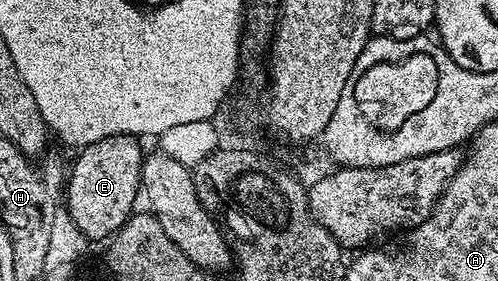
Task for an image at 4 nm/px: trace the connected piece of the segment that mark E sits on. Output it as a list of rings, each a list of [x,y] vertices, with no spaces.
[[[112,135],[91,145],[81,146],[79,153],[82,154],[75,159],[70,173],[68,171],[68,182],[64,187],[64,205],[70,216],[74,218],[74,222],[78,224],[78,228],[81,229],[82,236],[91,242],[102,240],[105,242],[113,238],[123,223],[135,212],[134,204],[140,201],[142,188],[142,159],[144,156],[142,145],[143,142],[137,137]]]

